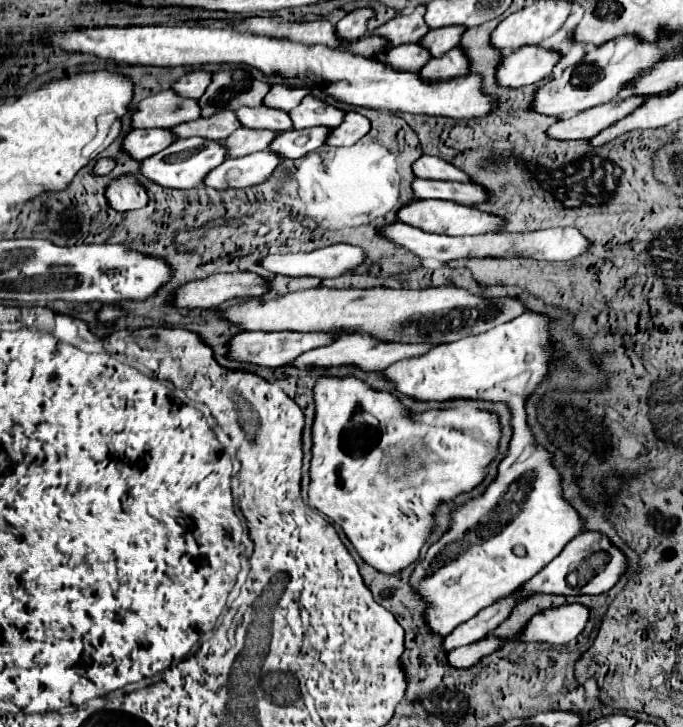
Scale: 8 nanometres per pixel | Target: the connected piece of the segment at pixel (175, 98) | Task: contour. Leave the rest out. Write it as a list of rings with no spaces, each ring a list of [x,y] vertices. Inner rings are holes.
[[[169,88],[139,102],[133,114],[133,128],[173,128],[199,116],[199,100],[183,98]]]

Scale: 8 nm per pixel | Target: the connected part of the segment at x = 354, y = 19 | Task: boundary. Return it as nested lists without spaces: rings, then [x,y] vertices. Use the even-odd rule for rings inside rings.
[[[355,8],[337,22],[337,34],[345,40],[355,40],[367,34],[367,24],[375,16],[373,8]]]

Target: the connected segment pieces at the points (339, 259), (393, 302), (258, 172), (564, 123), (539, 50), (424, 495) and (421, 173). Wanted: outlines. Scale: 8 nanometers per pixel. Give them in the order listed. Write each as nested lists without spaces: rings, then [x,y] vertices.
[[[331,244],[313,252],[275,254],[263,260],[263,266],[273,274],[287,276],[319,276],[339,278],[365,262],[365,252],[353,244]]]
[[[311,288],[287,294],[277,300],[247,300],[225,310],[225,318],[239,324],[241,330],[297,330],[297,332],[369,332],[385,342],[455,342],[467,336],[483,334],[503,322],[527,312],[519,298],[485,300],[465,288]]]
[[[271,150],[253,152],[239,160],[227,158],[221,166],[211,170],[205,178],[205,186],[211,188],[247,188],[265,182],[275,166],[281,162],[281,156],[275,156]]]
[[[629,96],[629,98],[615,98],[607,104],[595,106],[591,110],[585,110],[581,114],[575,114],[571,118],[561,118],[557,124],[553,124],[547,134],[557,140],[579,140],[579,138],[591,138],[603,132],[603,128],[609,128],[611,124],[623,120],[623,116],[629,116],[639,108],[639,104],[645,104],[649,96]]]
[[[523,46],[513,52],[509,52],[499,68],[497,68],[497,80],[501,86],[519,88],[525,84],[535,84],[543,78],[547,78],[553,68],[561,62],[561,52],[553,48],[543,46]]]
[[[319,376],[313,388],[315,420],[311,426],[311,484],[309,506],[339,524],[355,552],[381,574],[399,574],[419,560],[421,546],[435,530],[435,514],[441,504],[453,504],[457,496],[477,488],[489,466],[497,462],[497,446],[503,436],[497,412],[459,406],[449,410],[425,410],[411,414],[393,392],[373,390],[355,376]]]
[[[421,156],[415,164],[413,164],[415,176],[417,178],[425,178],[425,180],[457,180],[457,182],[471,182],[471,176],[467,176],[463,170],[447,164],[443,158],[439,156]]]

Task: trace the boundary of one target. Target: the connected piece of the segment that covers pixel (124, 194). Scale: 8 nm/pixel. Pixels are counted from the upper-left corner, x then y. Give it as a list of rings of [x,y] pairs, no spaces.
[[[123,174],[115,180],[111,180],[105,196],[107,196],[111,208],[115,208],[119,212],[143,208],[147,204],[147,192],[133,174]]]

